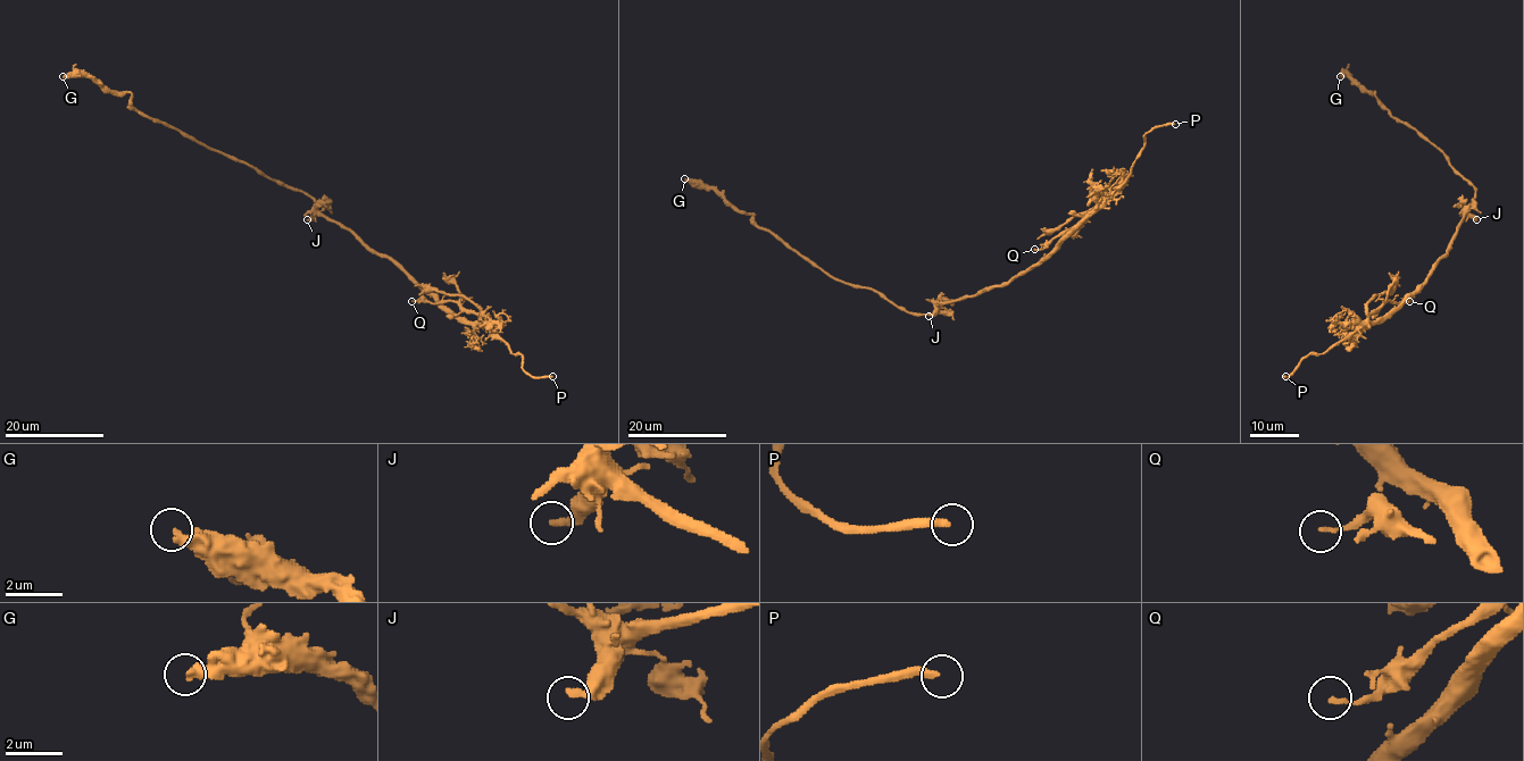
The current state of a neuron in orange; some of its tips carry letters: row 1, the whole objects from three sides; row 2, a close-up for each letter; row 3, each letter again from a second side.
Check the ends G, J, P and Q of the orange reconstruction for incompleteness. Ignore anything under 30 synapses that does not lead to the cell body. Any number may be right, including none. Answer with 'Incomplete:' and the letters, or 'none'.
Incomplete: P

